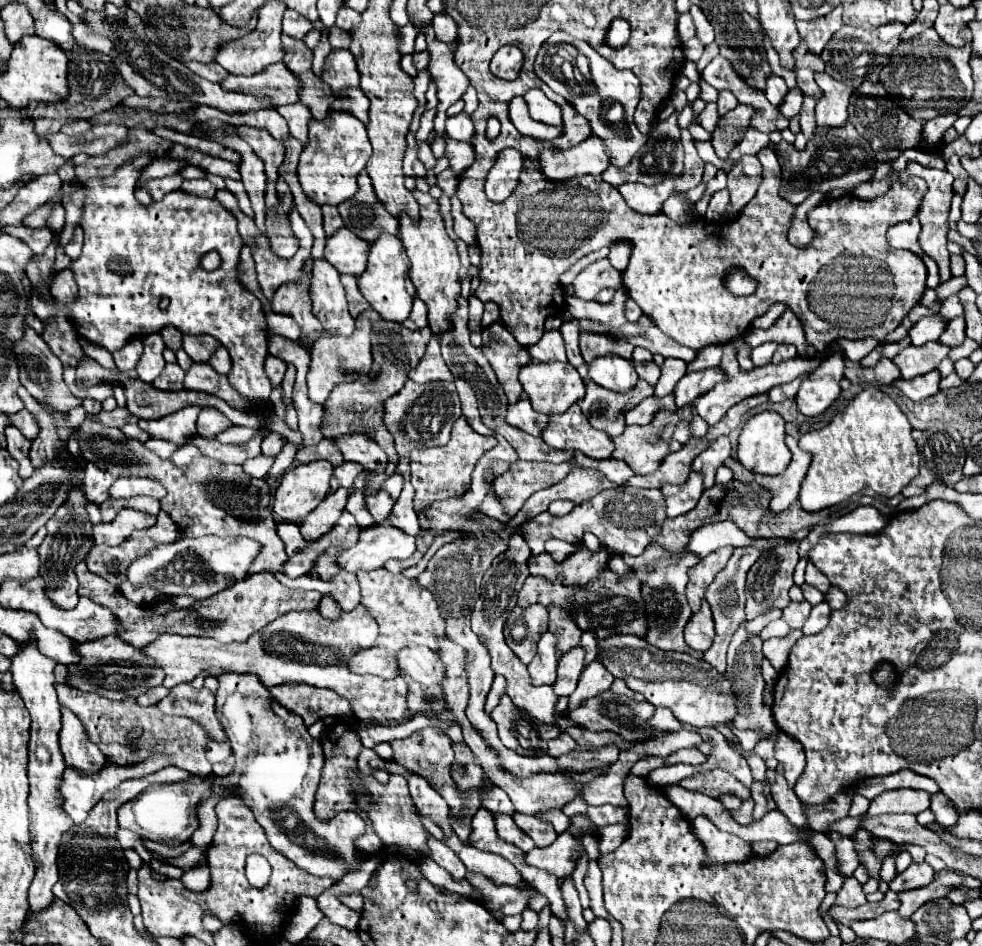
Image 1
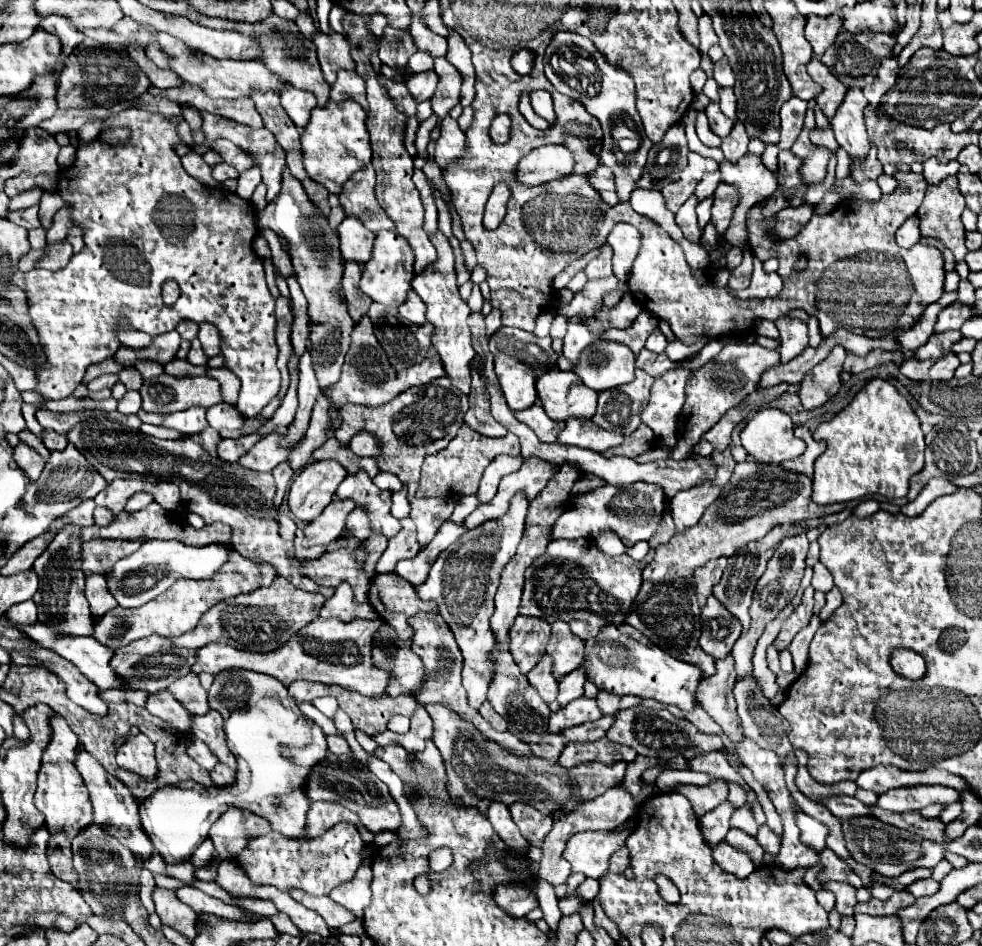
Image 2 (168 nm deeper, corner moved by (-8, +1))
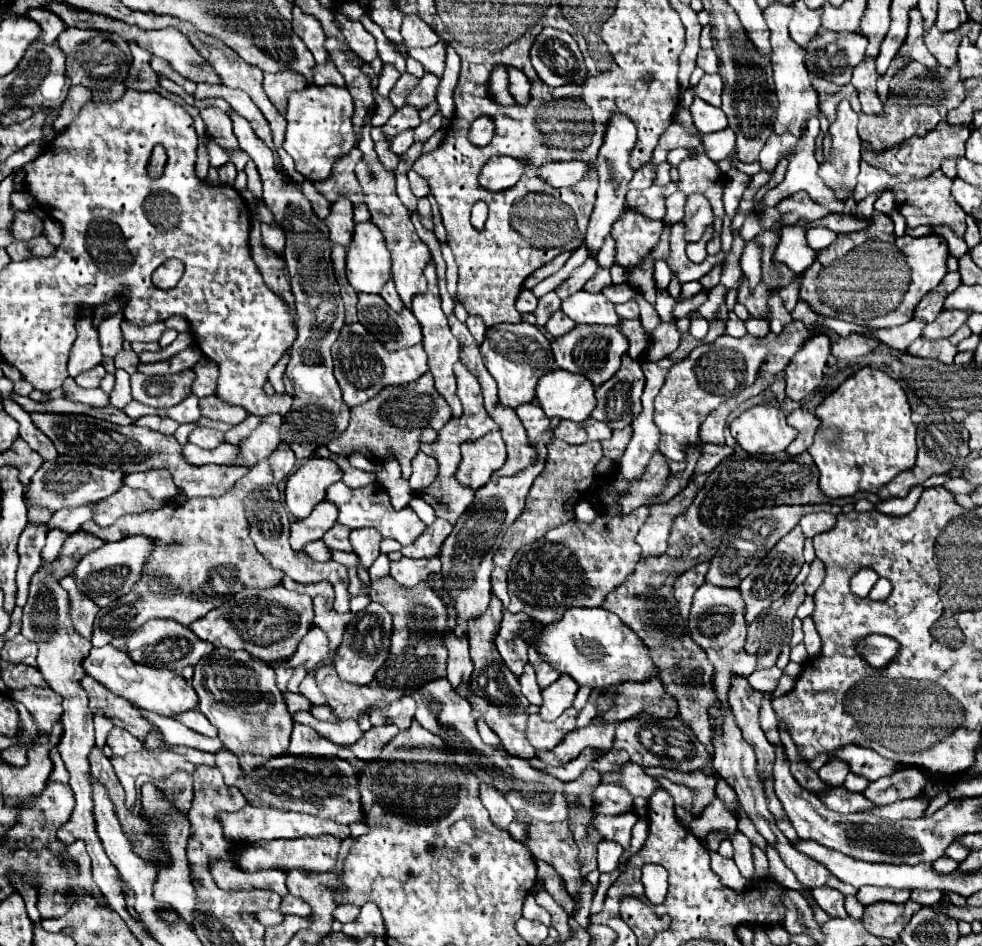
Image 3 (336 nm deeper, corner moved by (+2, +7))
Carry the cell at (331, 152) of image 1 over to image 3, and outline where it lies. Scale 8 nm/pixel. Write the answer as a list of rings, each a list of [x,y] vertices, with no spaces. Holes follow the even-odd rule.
[[[310,85],[300,93],[288,95],[286,113],[286,141],[284,149],[292,155],[296,169],[310,181],[322,181],[330,177],[332,165],[356,147],[356,133],[352,127],[352,97],[346,87],[318,87]]]

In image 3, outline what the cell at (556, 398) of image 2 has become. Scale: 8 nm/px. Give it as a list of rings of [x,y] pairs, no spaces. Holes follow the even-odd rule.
[[[554,369],[538,379],[536,397],[544,413],[552,419],[584,421],[596,407],[594,385],[580,373]]]

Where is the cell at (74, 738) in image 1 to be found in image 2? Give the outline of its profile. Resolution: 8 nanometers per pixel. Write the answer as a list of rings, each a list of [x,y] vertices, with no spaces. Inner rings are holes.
[[[84,749],[76,757],[76,767],[78,767],[88,791],[90,791],[90,801],[94,805],[92,825],[96,825],[96,827],[104,829],[106,833],[110,833],[112,837],[116,837],[136,859],[150,859],[154,855],[152,841],[148,839],[148,835],[144,833],[144,829],[140,825],[138,803],[130,795],[130,789],[122,781],[118,781],[114,775],[108,775],[108,771],[102,769],[98,765],[98,761],[90,753],[86,753]]]

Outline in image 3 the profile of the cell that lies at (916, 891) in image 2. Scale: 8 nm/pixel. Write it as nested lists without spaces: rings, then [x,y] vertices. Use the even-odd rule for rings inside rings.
[[[910,891],[910,899],[920,905],[934,905],[942,899],[942,891]]]

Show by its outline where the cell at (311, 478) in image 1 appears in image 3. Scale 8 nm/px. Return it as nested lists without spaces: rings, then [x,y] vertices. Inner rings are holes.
[[[310,457],[286,481],[284,503],[296,519],[304,519],[310,511],[326,499],[328,485],[342,479],[342,471],[330,459]]]

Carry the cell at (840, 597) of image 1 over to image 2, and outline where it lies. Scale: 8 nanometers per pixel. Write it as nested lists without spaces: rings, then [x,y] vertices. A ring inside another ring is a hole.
[[[834,587],[832,591],[826,593],[826,605],[820,609],[820,619],[822,619],[822,623],[824,623],[826,619],[830,619],[830,615],[832,615],[840,605],[842,605],[842,593],[840,593],[838,587]]]

